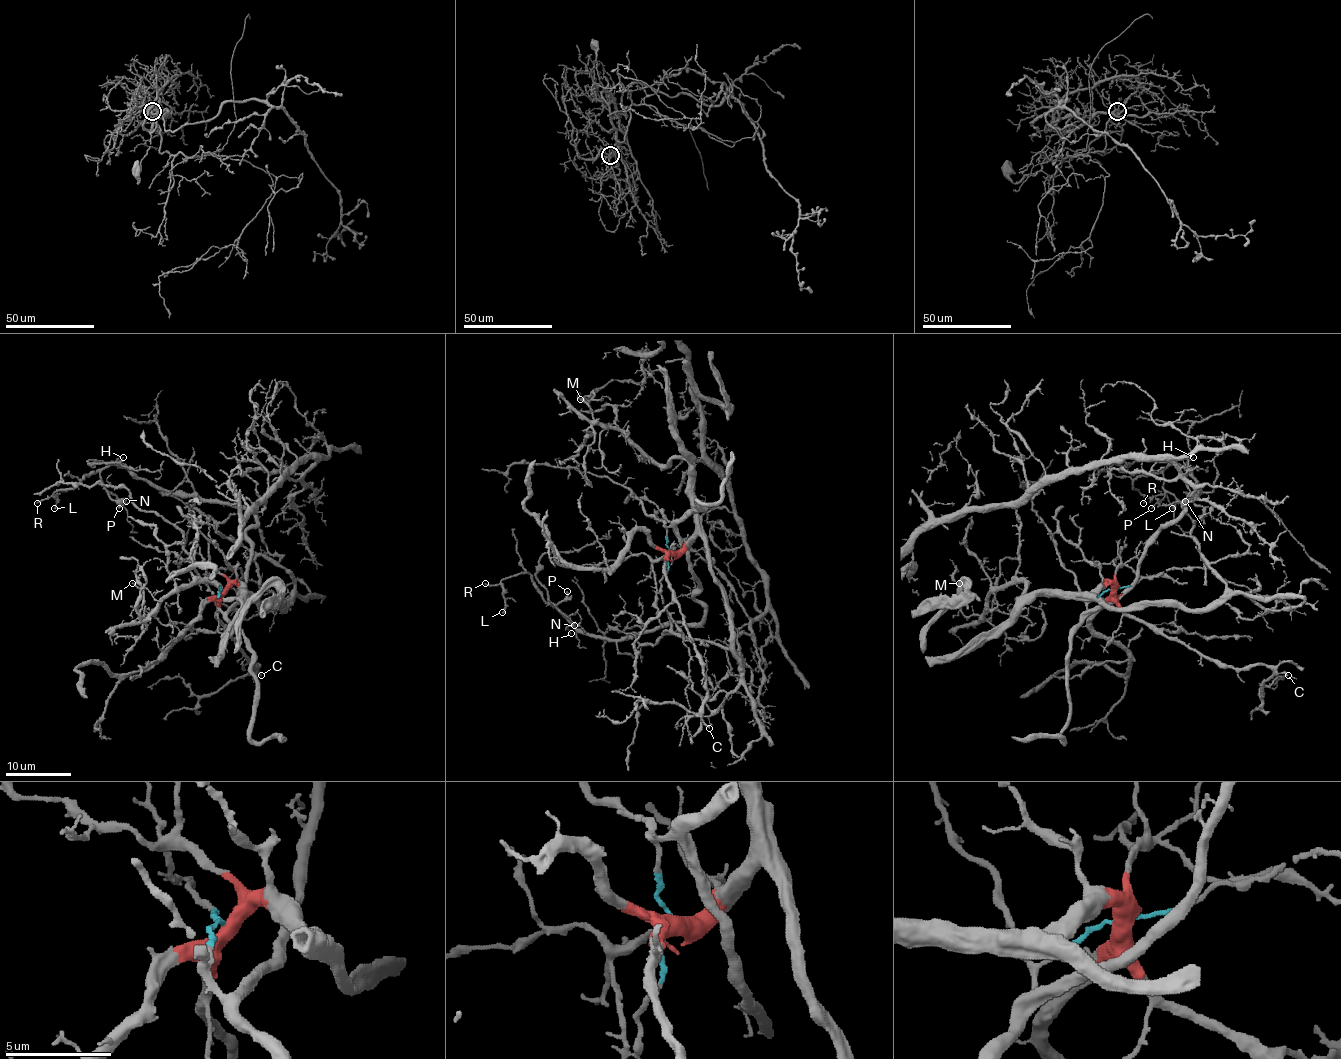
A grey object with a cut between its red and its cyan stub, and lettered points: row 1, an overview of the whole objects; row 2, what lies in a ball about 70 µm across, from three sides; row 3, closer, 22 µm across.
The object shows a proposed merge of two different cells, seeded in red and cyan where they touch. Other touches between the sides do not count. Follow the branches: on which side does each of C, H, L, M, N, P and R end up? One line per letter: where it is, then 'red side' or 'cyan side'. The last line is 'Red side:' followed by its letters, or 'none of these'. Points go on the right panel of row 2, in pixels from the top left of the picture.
C: (1288, 675) | red side
H: (1193, 457) | cyan side
L: (1172, 508) | cyan side
M: (959, 583) | red side
N: (1185, 501) | cyan side
P: (1151, 508) | cyan side
R: (1143, 503) | cyan side
Red side: C, M

